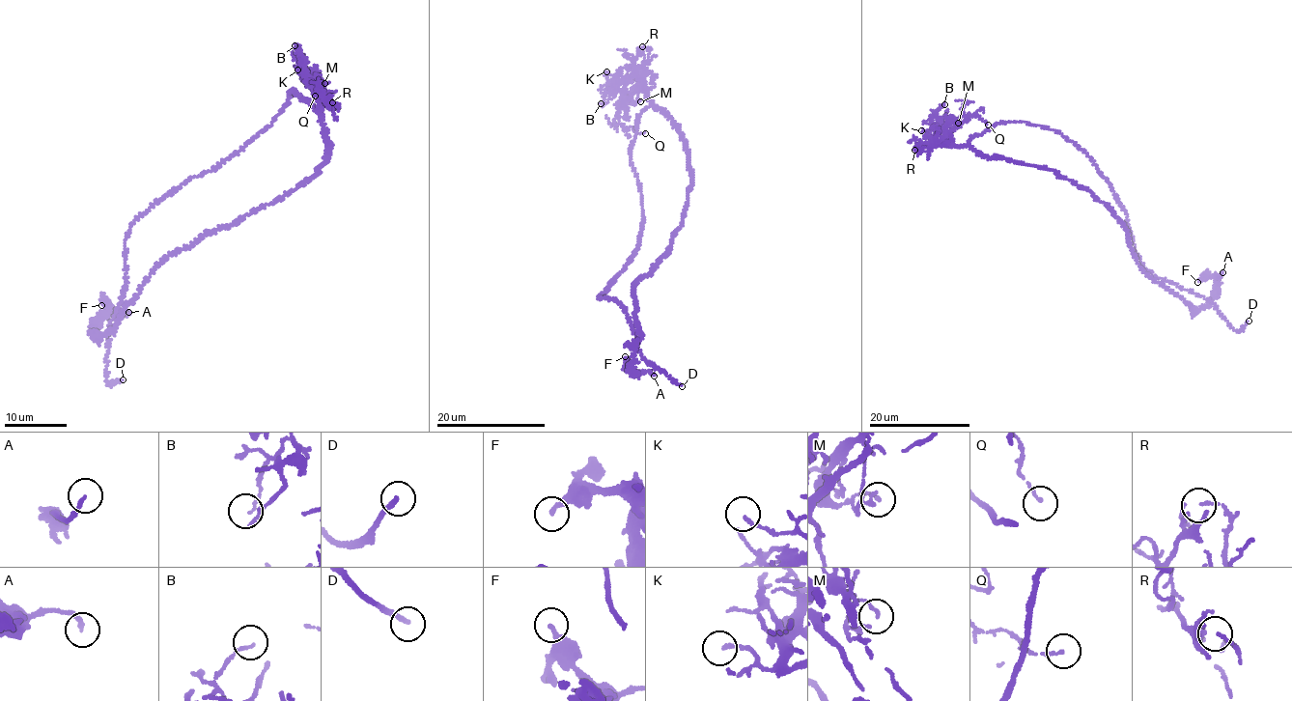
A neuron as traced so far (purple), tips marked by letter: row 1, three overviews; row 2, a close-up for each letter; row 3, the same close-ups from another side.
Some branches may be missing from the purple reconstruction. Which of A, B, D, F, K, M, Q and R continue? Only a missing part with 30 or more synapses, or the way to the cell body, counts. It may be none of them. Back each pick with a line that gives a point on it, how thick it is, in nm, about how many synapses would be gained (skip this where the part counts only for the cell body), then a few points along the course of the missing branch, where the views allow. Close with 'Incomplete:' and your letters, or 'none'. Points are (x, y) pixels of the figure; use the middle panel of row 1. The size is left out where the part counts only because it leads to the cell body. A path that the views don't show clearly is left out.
D: Place: (682, 386). Thickness 200 nm. Course of what is missing: (682, 386), (692, 390), (690, 393), (692, 396), (697, 395)
Incomplete: D

